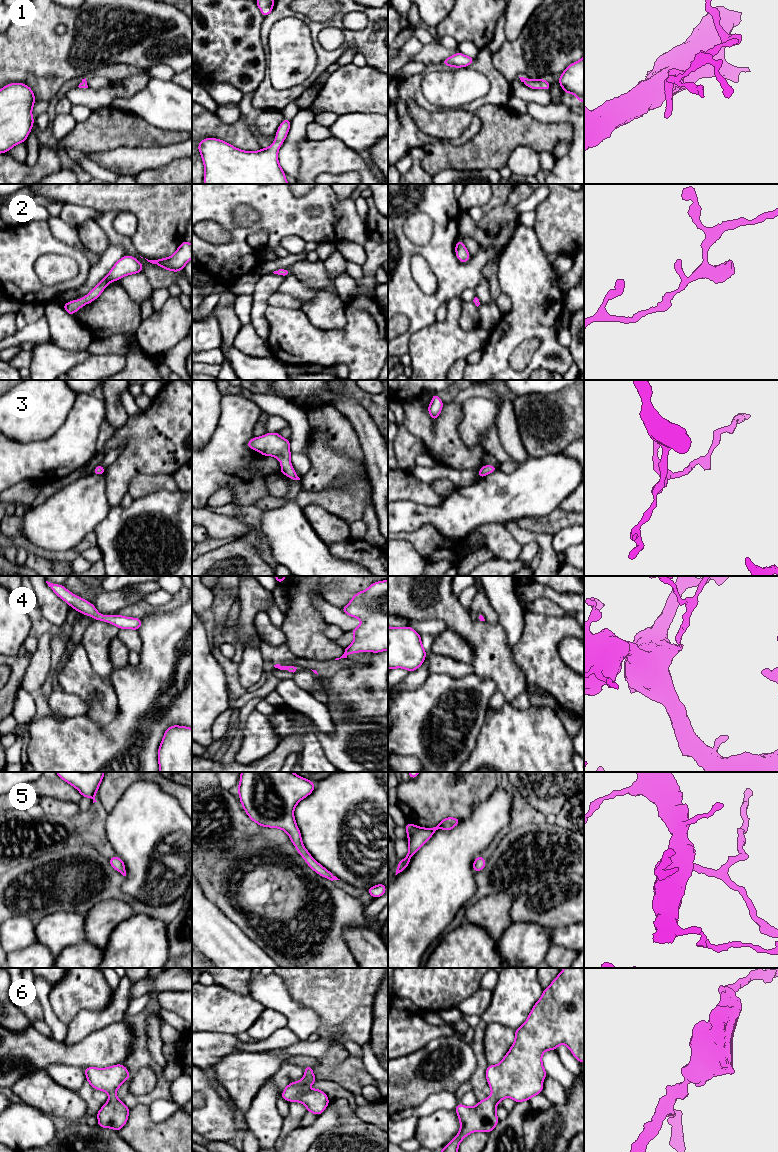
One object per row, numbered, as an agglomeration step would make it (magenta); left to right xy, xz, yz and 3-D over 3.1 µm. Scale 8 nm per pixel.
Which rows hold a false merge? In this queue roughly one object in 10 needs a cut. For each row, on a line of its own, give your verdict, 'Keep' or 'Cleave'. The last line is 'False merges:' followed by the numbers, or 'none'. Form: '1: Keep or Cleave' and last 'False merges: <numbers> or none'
1: Keep
2: Keep
3: Keep
4: Keep
5: Keep
6: Keep
False merges: none

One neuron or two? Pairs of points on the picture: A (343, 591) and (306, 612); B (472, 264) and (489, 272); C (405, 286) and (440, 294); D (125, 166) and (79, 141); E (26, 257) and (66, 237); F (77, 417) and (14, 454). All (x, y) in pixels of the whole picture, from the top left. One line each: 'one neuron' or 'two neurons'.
A: two neurons
B: two neurons
C: one neuron
D: two neurons
E: two neurons
F: one neuron

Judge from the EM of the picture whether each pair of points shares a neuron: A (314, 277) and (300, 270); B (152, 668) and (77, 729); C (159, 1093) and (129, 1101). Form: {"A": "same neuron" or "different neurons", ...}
{"A": "same neuron", "B": "same neuron", "C": "same neuron"}

